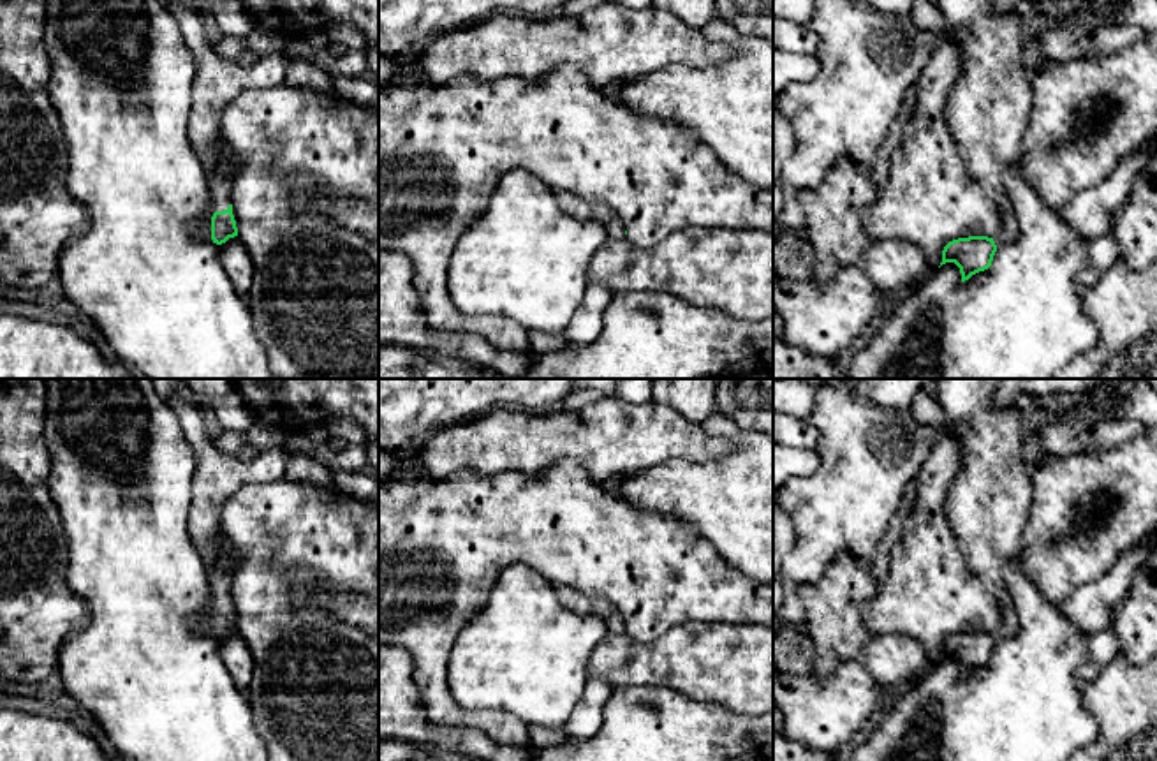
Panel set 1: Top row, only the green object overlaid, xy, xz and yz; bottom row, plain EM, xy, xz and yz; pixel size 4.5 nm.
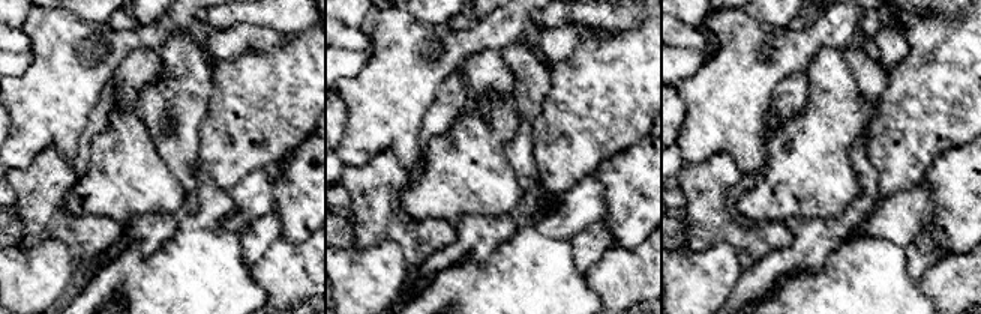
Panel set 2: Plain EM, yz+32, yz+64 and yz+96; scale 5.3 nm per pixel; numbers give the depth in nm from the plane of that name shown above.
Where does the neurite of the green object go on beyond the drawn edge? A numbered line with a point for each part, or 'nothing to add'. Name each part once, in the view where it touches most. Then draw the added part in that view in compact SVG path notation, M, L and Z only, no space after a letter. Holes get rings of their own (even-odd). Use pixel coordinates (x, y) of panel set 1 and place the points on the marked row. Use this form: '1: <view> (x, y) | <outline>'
1: xy (217, 81) | M185 2L167 5L180 25L187 48L195 63L192 83L192 107L188 120L188 139L208 174L210 185L210 218L204 220L195 234L203 240L211 238L211 217L231 204L232 181L217 173L220 153L217 136L225 106L247 88L271 88L285 83L287 58L284 53L264 56L255 67L241 67L236 60L222 58L215 51L204 32L203 16Z

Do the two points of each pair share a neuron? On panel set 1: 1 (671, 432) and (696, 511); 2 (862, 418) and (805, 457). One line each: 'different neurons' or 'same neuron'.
1: different neurons
2: different neurons

